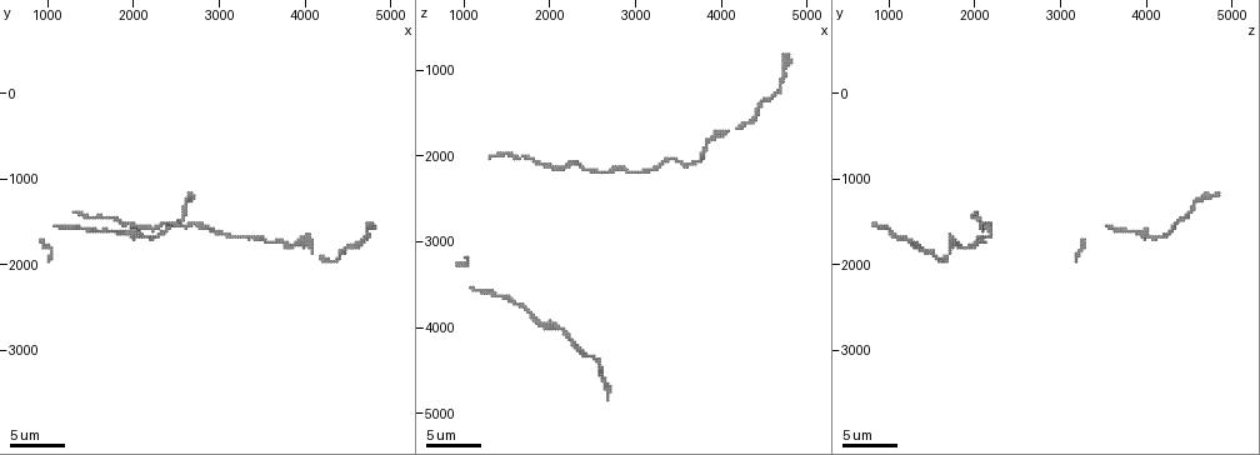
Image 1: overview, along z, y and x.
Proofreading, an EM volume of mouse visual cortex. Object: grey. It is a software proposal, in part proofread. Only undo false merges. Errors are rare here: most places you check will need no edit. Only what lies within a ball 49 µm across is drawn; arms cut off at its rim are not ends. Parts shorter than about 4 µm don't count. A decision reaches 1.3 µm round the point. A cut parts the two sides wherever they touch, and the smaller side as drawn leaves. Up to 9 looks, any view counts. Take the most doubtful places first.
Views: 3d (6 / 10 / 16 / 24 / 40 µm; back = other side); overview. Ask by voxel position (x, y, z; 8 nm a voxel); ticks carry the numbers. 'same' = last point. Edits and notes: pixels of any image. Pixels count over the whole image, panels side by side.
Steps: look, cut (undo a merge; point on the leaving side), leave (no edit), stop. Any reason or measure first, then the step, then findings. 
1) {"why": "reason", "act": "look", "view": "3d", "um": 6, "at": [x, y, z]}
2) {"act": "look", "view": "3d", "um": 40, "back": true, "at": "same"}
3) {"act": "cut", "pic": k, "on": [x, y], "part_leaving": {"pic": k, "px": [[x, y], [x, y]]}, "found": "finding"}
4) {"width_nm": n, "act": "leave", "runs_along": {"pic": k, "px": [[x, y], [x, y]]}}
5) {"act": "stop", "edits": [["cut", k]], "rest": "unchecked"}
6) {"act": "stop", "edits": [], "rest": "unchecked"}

{"act": "look", "view": "3d", "um": 10, "at": [2100, 1650, 3950]}

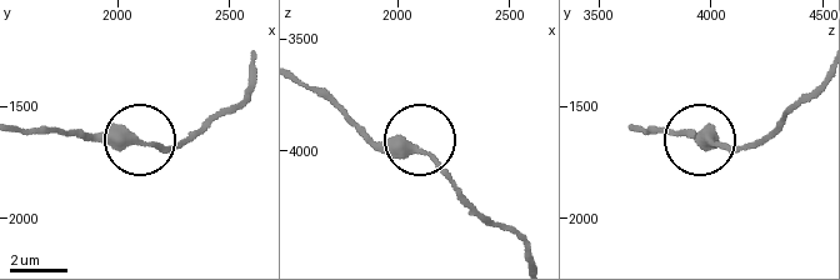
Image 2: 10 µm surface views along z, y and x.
{"act": "leave", "found": "one cell here"}

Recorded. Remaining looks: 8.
{"why": "a narrow waist", "act": "look", "view": "3d", "um": 10, "at": [4400, 1950, 1600]}

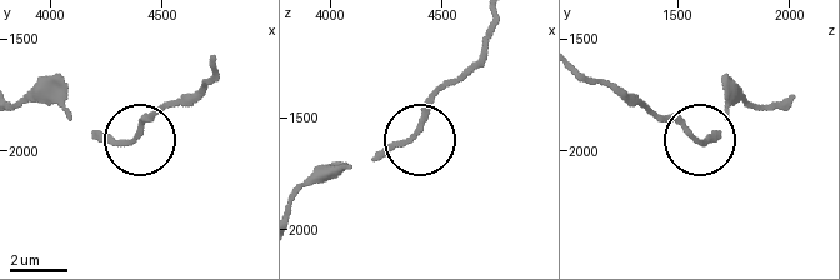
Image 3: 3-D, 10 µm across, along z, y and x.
{"act": "leave", "found": "one cell here"}

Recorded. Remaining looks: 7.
{"why": "calibre changes", "act": "look", "view": "3d", "um": 10, "at": [3650, 1750, 2100]}

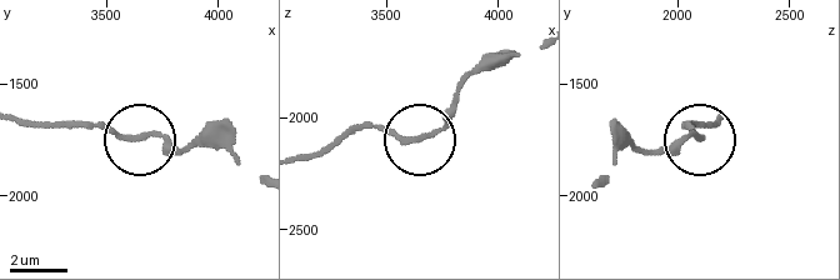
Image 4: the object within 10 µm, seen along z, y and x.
{"act": "look", "view": "3d", "um": 10, "back": true, "at": [3640, 1740, 2110]}

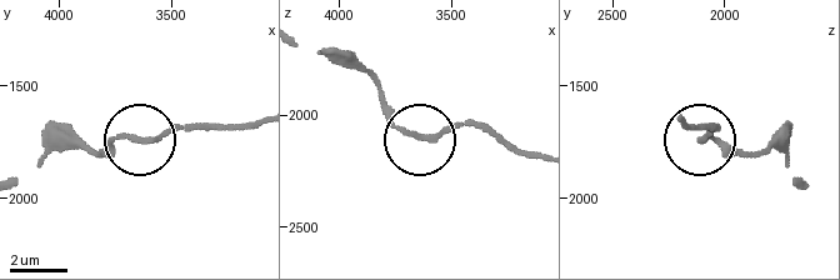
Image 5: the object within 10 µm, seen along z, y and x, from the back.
{"act": "leave", "runs_along": {"pic": 5, "px": [[535, 155], [464, 123], [406, 134], [380, 95]]}, "found": "one cell here"}

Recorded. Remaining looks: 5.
{"why": "thick turns thin", "act": "look", "view": "3d", "um": 10, "at": [2900, 1600, 2150]}

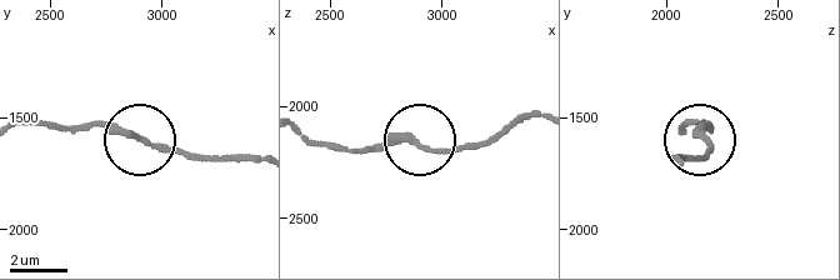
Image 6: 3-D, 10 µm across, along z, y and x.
{"act": "leave", "found": "all the same cell"}

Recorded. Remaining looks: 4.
{"act": "stop", "edits": [], "rest": "unchecked"}

